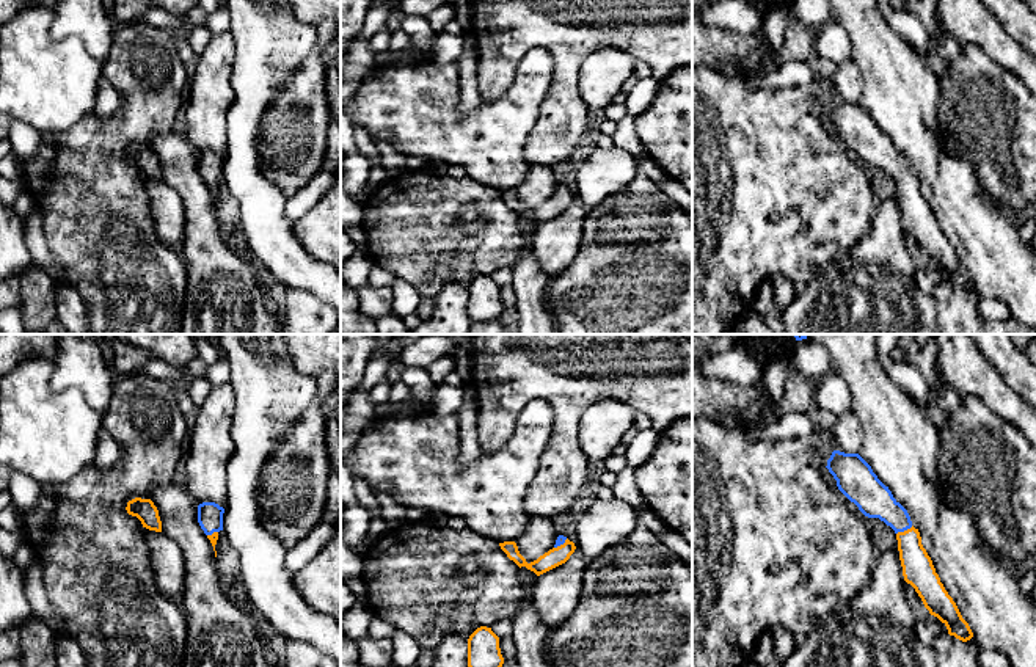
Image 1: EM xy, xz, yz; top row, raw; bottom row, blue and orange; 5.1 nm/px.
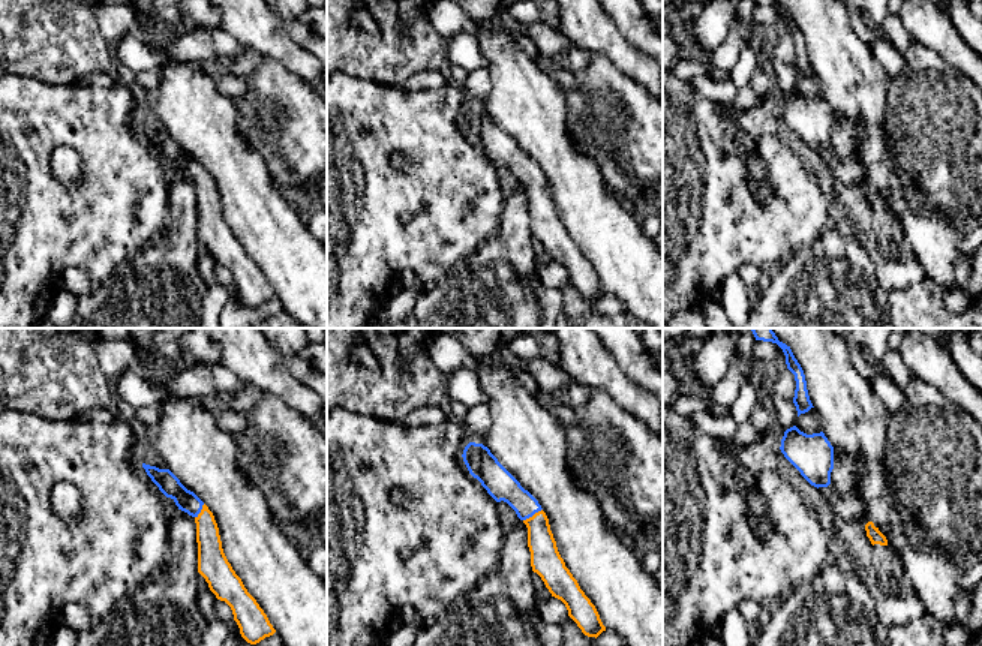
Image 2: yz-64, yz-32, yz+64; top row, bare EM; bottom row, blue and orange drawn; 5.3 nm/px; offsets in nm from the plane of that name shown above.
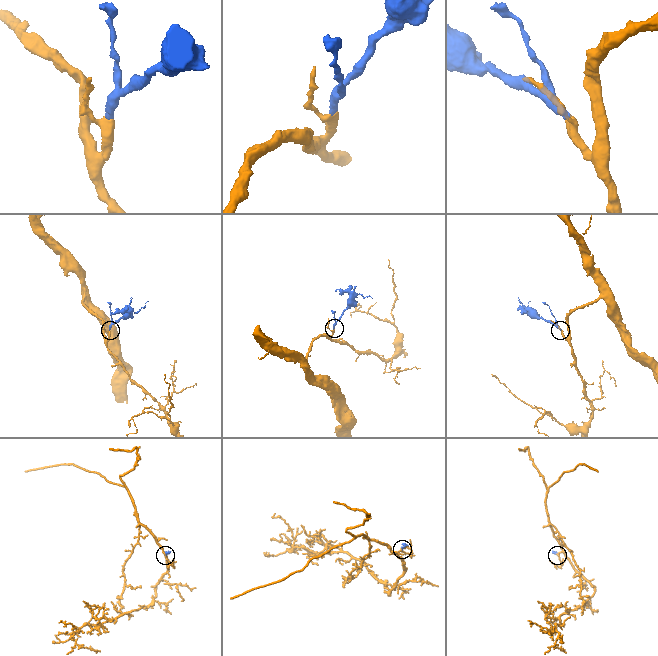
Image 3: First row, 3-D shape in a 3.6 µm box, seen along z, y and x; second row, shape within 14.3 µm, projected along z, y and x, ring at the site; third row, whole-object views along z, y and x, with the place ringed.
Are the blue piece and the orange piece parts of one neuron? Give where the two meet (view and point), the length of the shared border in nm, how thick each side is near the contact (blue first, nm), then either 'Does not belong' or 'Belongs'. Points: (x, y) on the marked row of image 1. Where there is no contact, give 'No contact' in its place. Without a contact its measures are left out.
Touches blue at yz (904, 529). Shared border 100 nm. Thickness 180 nm (blue) against 160 nm. Belongs

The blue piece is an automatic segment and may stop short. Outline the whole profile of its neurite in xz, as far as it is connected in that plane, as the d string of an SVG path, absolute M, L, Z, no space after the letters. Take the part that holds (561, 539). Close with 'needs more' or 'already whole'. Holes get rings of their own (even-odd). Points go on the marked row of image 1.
M559 535L553 549L540 556L537 560L527 563L526 559L520 554L515 541L504 541L499 543L499 546L520 568L526 567L537 576L565 563L576 549L573 541L564 535Z; needs more

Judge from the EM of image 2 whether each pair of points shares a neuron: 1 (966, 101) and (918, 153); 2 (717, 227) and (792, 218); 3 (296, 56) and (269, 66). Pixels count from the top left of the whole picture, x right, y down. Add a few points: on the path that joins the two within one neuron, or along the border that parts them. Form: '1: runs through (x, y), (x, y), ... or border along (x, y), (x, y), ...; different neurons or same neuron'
1: runs through (952, 114), (931, 140); same neuron
2: runs through (735, 227), (774, 227); same neuron
3: border along (263, 56), (272, 57), (308, 83); different neurons

